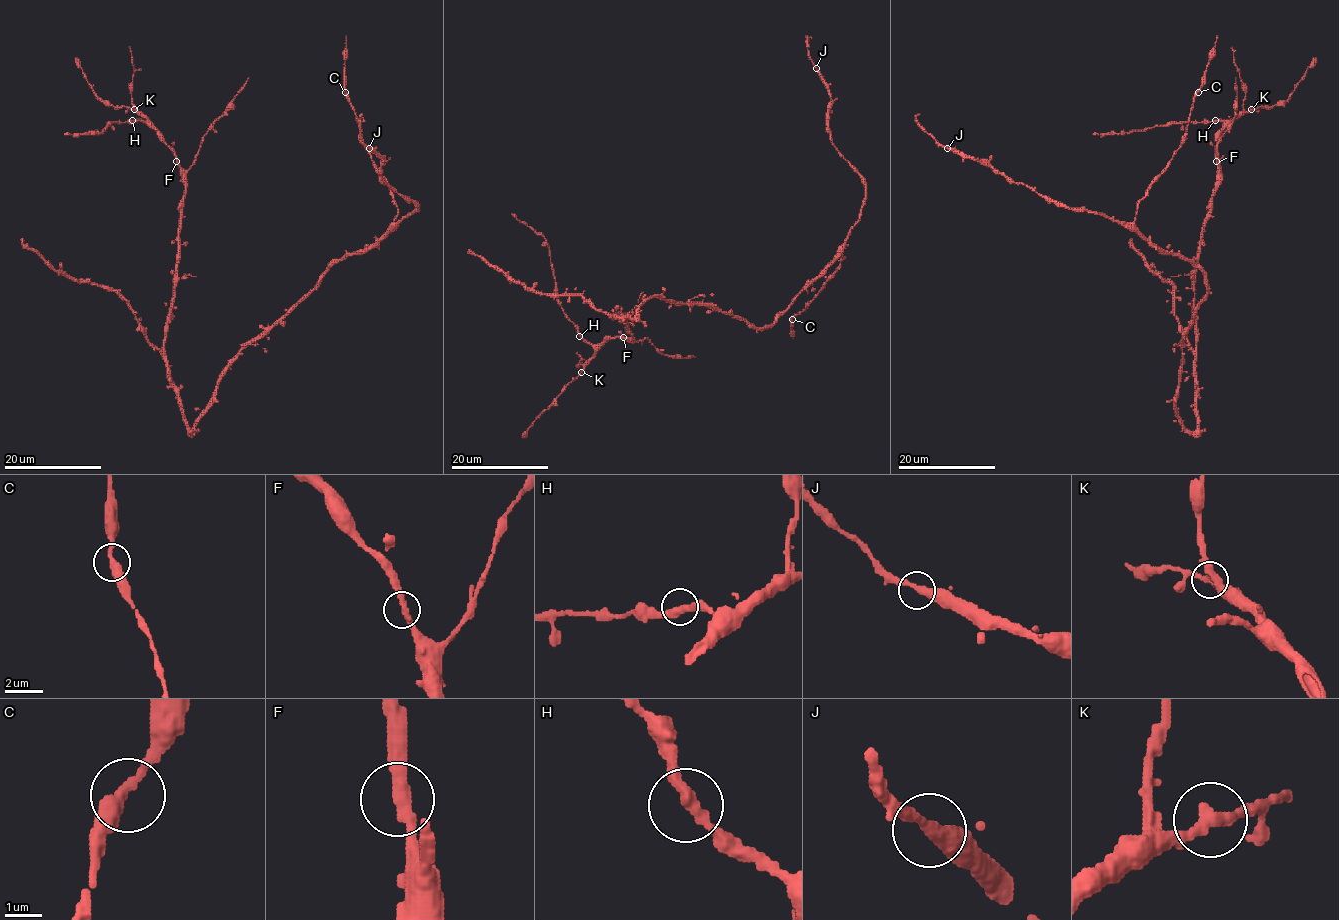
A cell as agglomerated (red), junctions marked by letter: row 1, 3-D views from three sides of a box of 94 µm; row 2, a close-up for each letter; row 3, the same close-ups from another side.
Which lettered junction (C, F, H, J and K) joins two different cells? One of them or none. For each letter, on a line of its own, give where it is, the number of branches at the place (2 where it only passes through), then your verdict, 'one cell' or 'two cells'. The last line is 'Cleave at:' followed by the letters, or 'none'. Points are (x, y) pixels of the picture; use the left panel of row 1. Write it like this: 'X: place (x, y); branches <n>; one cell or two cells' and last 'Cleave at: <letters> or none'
C: place (345, 92); branches 2; one cell
F: place (176, 161); branches 2; one cell
H: place (132, 120); branches 2; one cell
J: place (369, 148); branches 2; one cell
K: place (134, 109); branches 2; one cell
Cleave at: none

